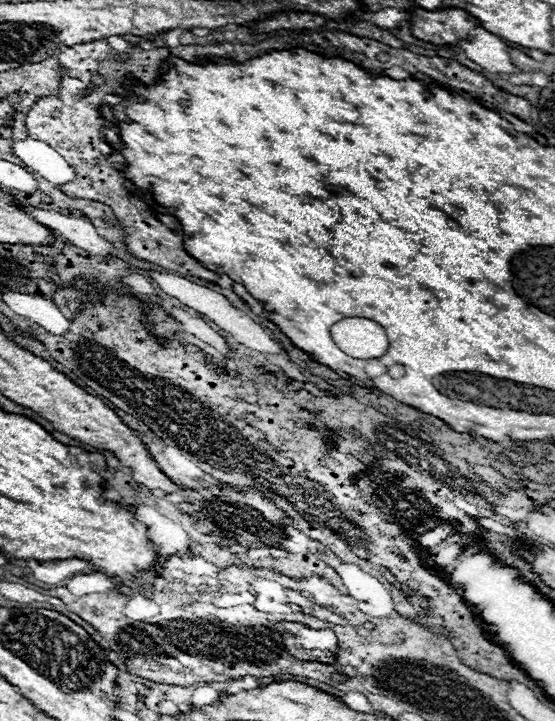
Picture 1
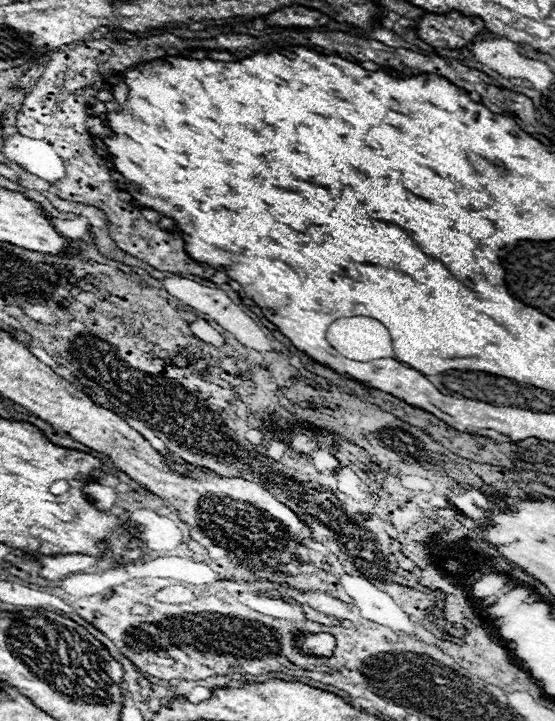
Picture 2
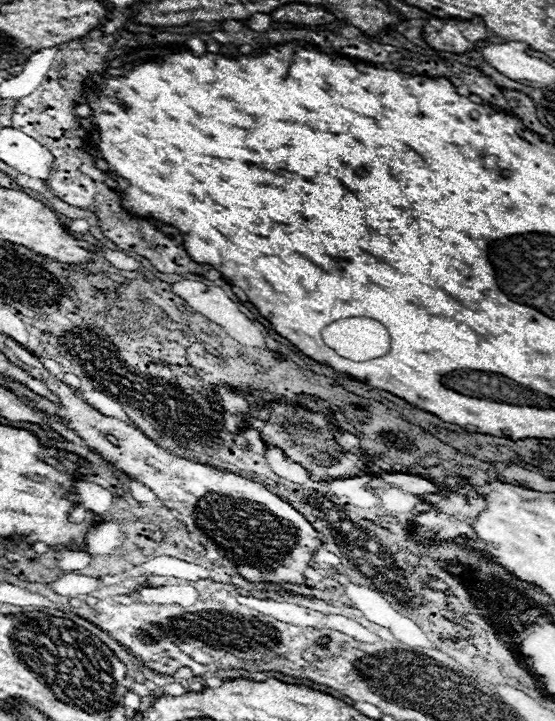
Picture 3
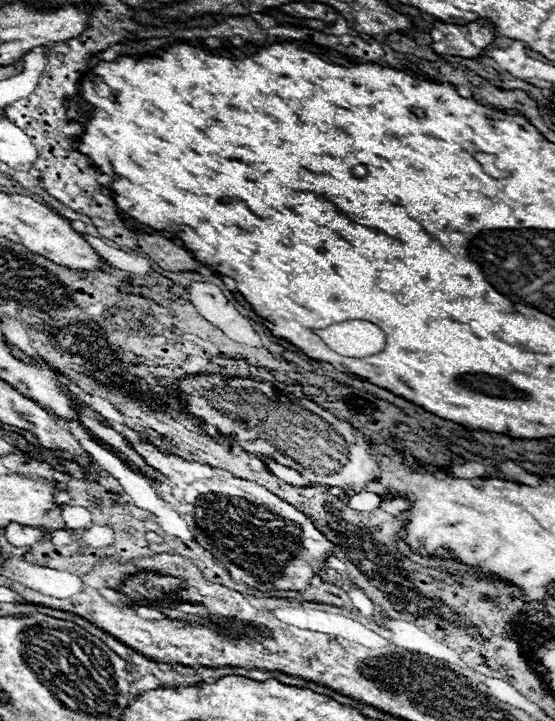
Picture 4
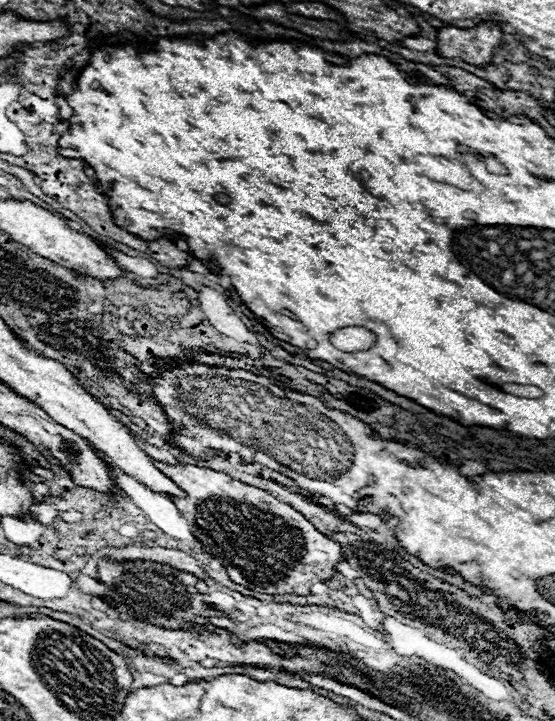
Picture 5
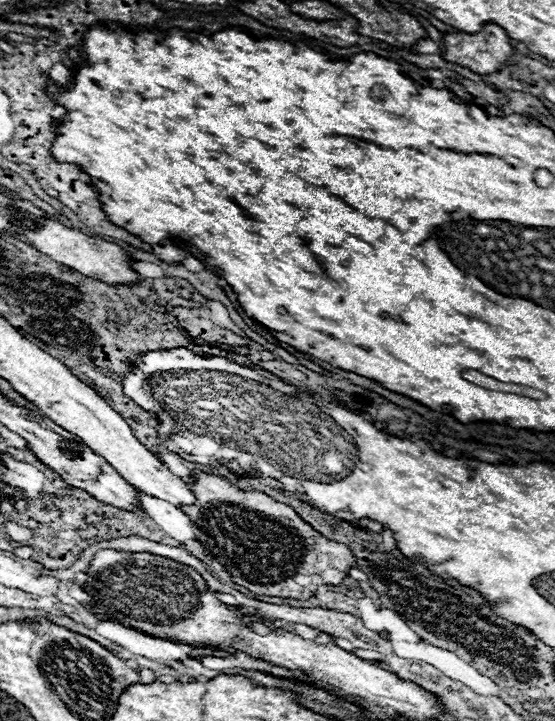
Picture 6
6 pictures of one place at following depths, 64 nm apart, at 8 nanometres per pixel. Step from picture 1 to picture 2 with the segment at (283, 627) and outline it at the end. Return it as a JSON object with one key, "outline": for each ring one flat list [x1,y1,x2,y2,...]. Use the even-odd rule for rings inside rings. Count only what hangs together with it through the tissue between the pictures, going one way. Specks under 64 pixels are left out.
{"outline":[[300,634,300,648,304,654,330,656,336,648,336,638,332,634]]}

